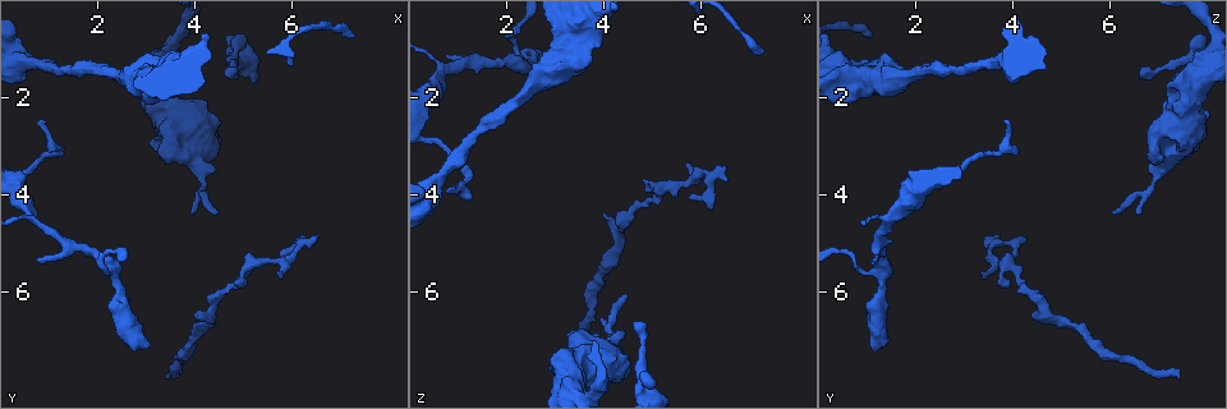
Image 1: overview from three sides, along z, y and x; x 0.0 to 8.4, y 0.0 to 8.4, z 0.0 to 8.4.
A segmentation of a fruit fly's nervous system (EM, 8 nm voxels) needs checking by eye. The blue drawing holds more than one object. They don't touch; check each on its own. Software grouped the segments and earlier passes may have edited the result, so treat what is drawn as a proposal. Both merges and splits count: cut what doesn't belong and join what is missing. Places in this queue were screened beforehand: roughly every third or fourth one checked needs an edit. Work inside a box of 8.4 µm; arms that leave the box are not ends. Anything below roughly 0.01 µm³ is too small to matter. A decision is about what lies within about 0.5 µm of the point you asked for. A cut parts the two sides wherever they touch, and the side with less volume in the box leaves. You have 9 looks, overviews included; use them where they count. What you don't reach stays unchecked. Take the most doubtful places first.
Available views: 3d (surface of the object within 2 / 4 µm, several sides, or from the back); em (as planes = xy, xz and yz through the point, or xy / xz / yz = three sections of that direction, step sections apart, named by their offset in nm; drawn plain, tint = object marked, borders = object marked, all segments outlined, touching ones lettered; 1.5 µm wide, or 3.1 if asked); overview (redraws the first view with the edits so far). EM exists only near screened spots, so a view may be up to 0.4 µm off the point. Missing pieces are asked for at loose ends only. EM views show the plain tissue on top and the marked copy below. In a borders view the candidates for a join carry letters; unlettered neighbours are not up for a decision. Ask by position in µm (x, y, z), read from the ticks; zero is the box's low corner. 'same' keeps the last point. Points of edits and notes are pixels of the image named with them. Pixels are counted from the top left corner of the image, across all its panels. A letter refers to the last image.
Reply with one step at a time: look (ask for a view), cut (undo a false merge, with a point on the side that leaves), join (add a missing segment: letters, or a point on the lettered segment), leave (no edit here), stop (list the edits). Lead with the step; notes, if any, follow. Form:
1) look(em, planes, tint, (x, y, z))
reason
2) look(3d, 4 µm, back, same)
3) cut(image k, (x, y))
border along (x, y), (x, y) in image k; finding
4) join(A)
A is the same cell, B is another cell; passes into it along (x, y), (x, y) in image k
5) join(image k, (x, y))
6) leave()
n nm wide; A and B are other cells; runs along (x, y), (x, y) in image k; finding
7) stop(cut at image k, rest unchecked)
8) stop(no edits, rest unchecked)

look(em, planes, borders, (3.45, 7.75, 7.45))
thin end

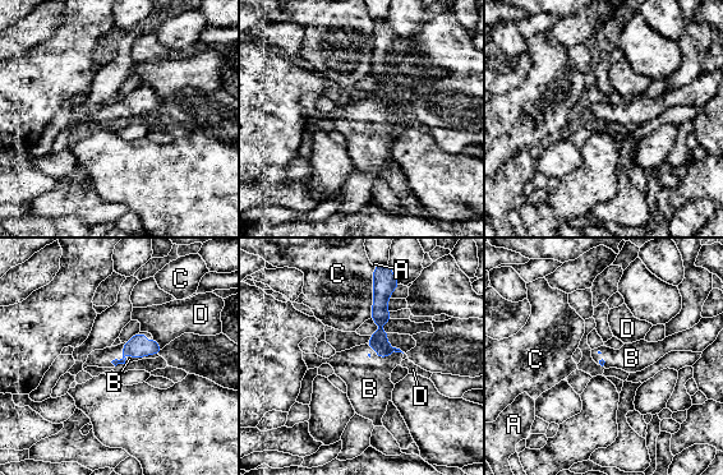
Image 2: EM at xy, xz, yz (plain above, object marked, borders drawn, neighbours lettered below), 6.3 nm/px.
join(B)
B is the same cell, A, C and D are other cells; passes into it along (134, 345), (134, 358), (129, 359) in image 2; it goes on there

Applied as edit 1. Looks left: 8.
look(3d, 2 µm, (4.85, 1.50, 7.00))
calibre changes

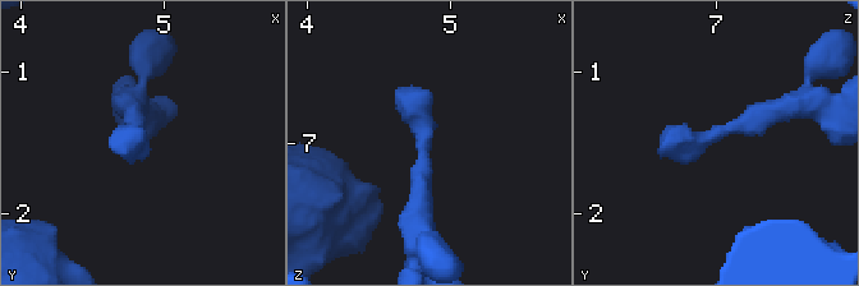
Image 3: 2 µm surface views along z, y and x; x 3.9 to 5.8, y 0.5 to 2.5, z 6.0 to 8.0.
look(em, yz, step 4, tint, (4.84, 1.46, 7.00))
shape alone is not enough

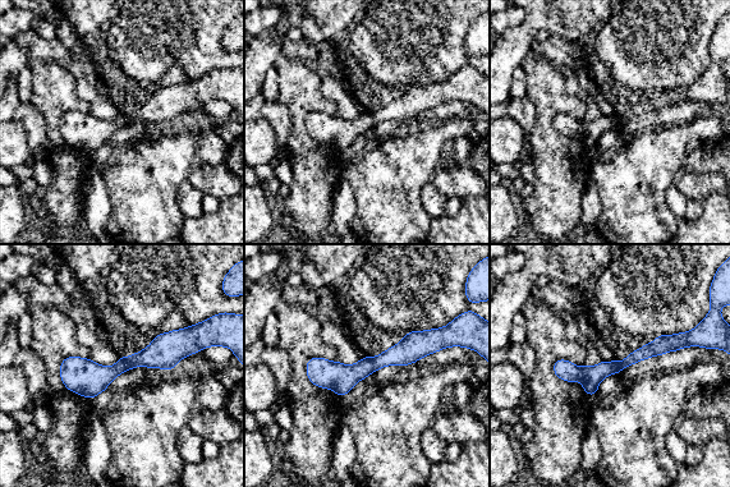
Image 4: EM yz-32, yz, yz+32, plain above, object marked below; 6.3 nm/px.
look(em, planes, borders, same)

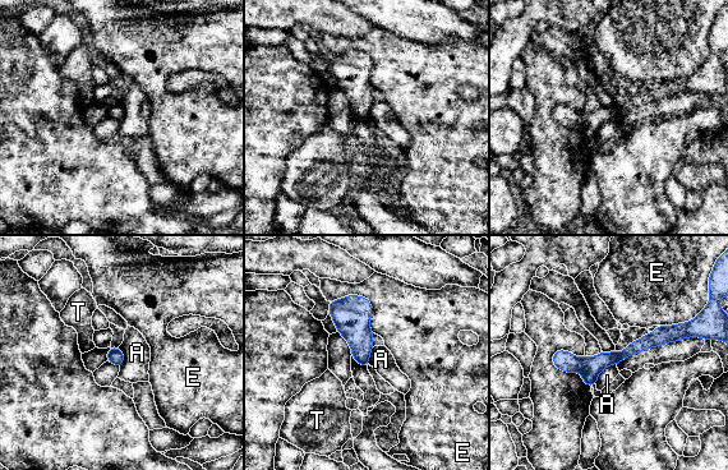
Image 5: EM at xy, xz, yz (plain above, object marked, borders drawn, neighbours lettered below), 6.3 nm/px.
leave()
A, E and T are other cells; continuous, no second cell

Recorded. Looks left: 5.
look(em, planes, borders, (6.55, 4.80, 3.70))
an open end

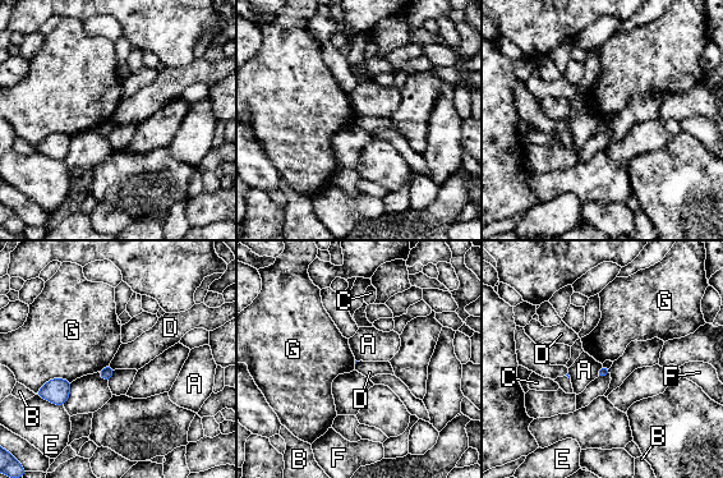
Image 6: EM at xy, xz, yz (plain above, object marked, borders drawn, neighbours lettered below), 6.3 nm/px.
leave()
A, B, C, D, E, F and G are other cells; border along (110, 364), (114, 370) in image 6; no lettered segment goes on from it

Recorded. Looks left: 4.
look(em, planes, borders, (4.05, 3.30, 7.15))
thick turns thin

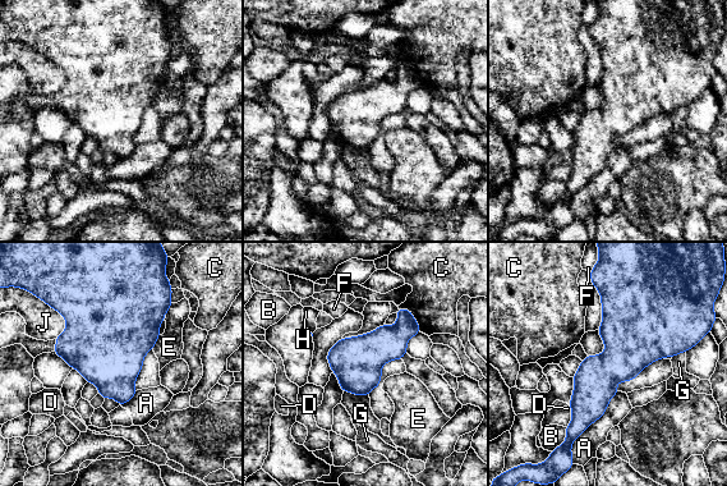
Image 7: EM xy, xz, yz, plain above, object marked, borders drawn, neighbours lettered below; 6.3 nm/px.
leave()
280 nm wide; A, B, C, D, E, F, G, H and J are other cells; border along (160, 335), (152, 348) in image 7; all the same cell

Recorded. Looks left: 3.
stop(join at image 2, rest unchecked)

